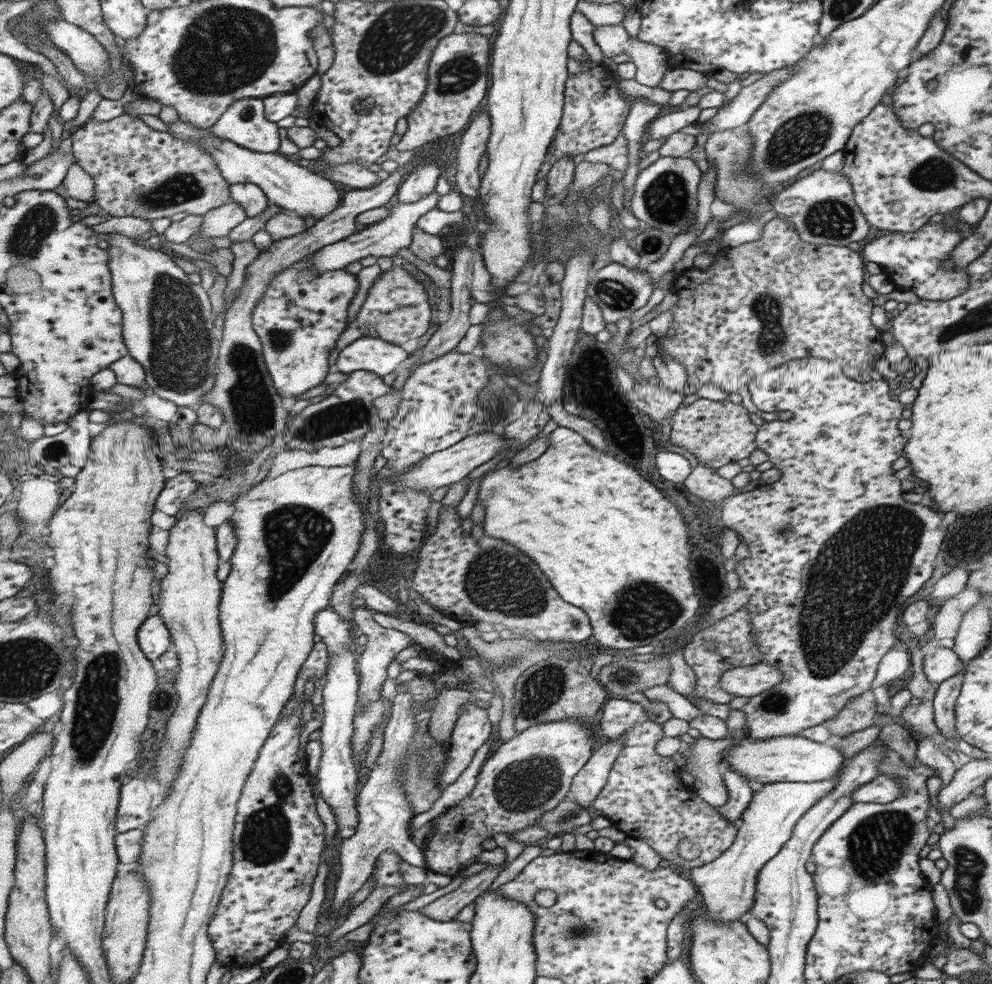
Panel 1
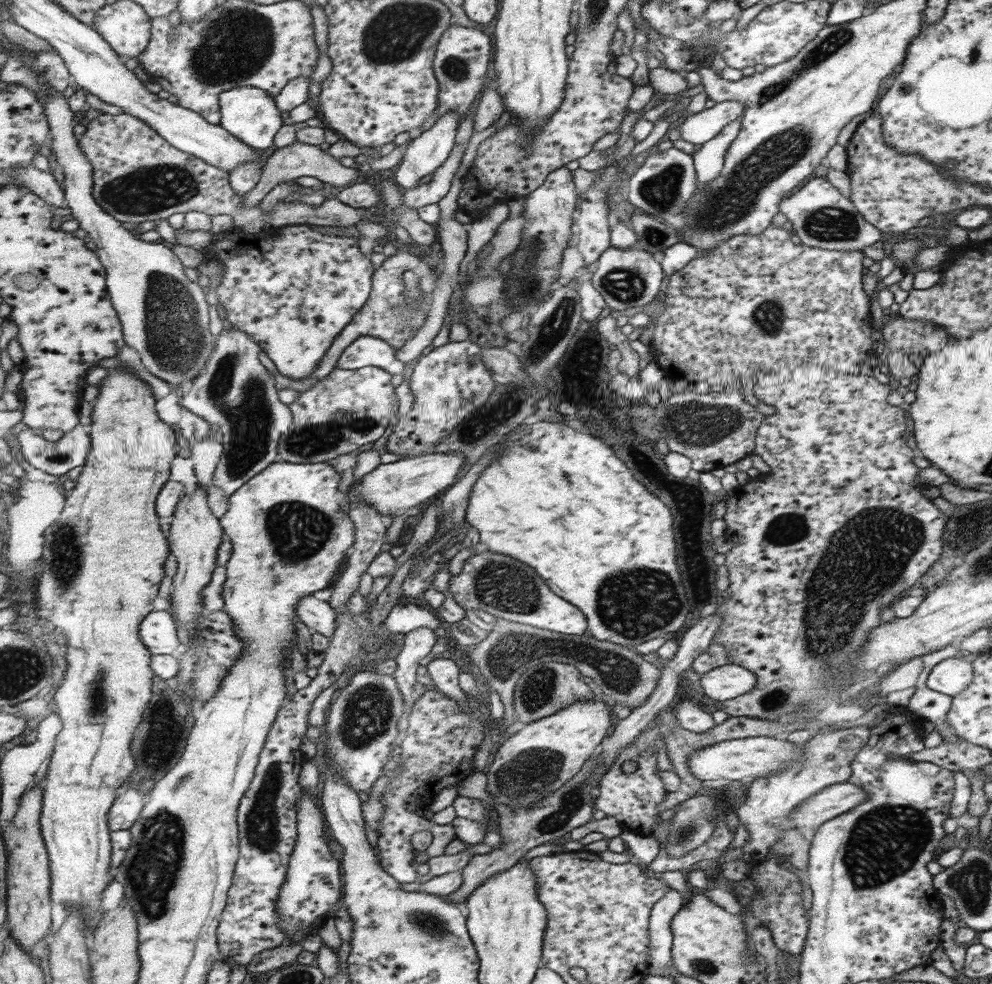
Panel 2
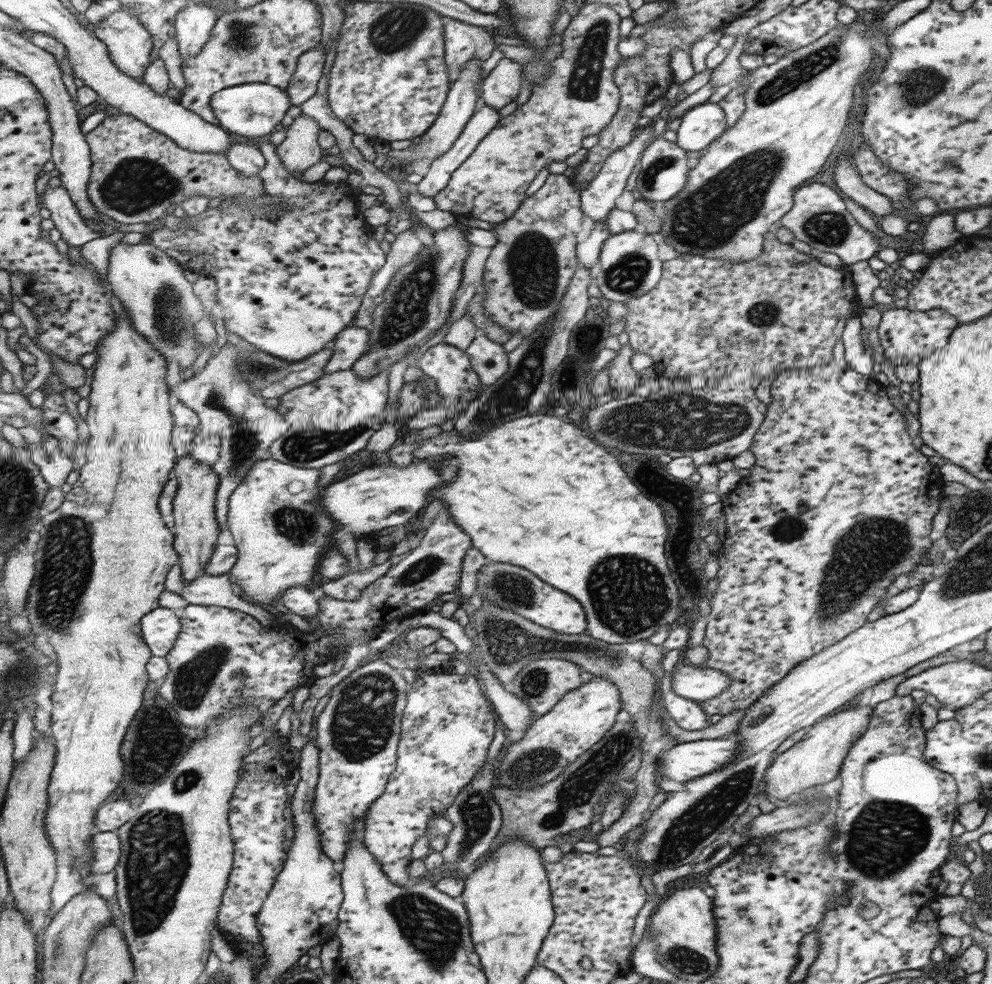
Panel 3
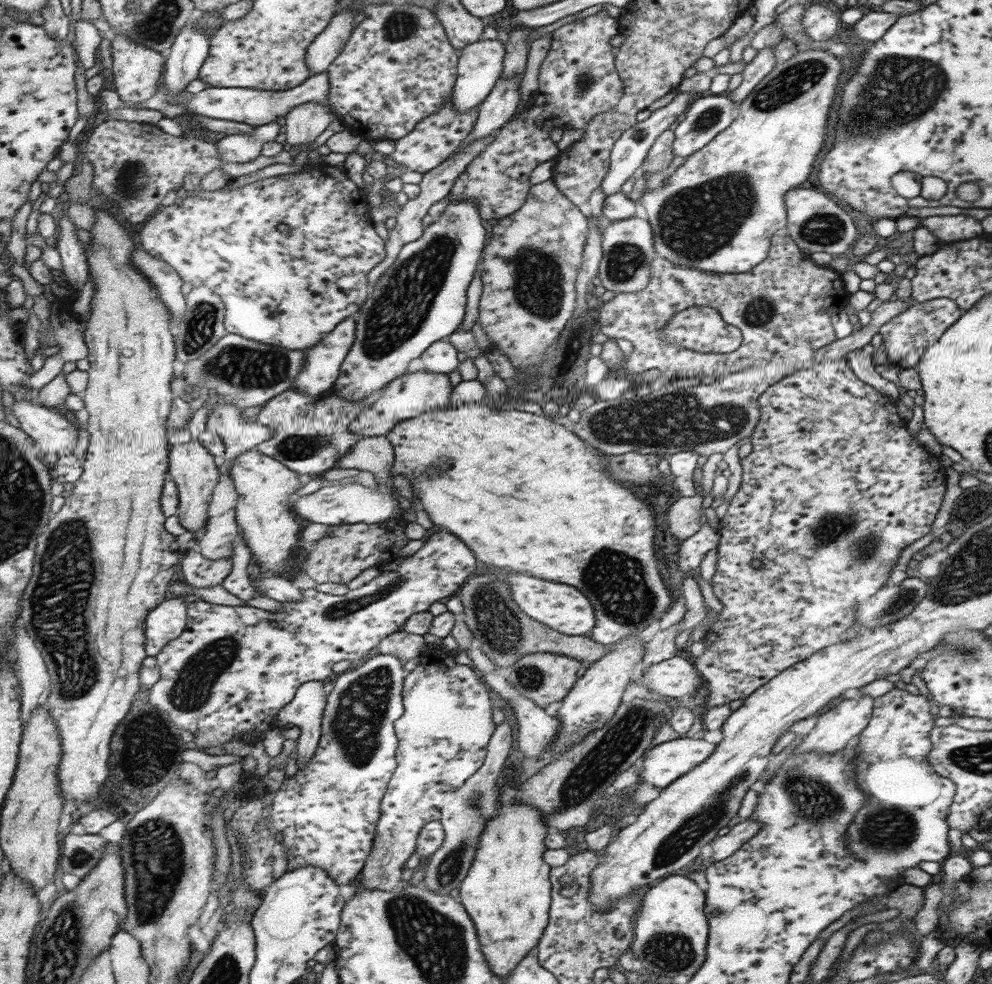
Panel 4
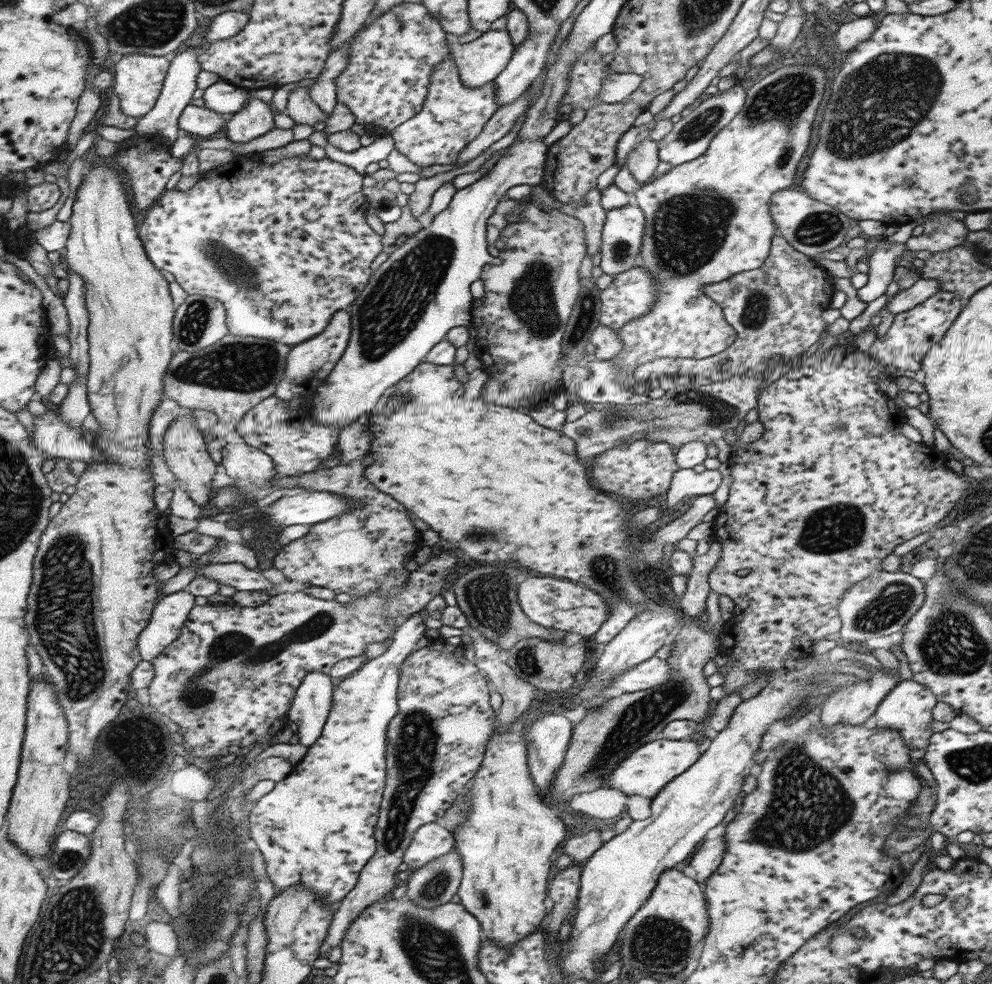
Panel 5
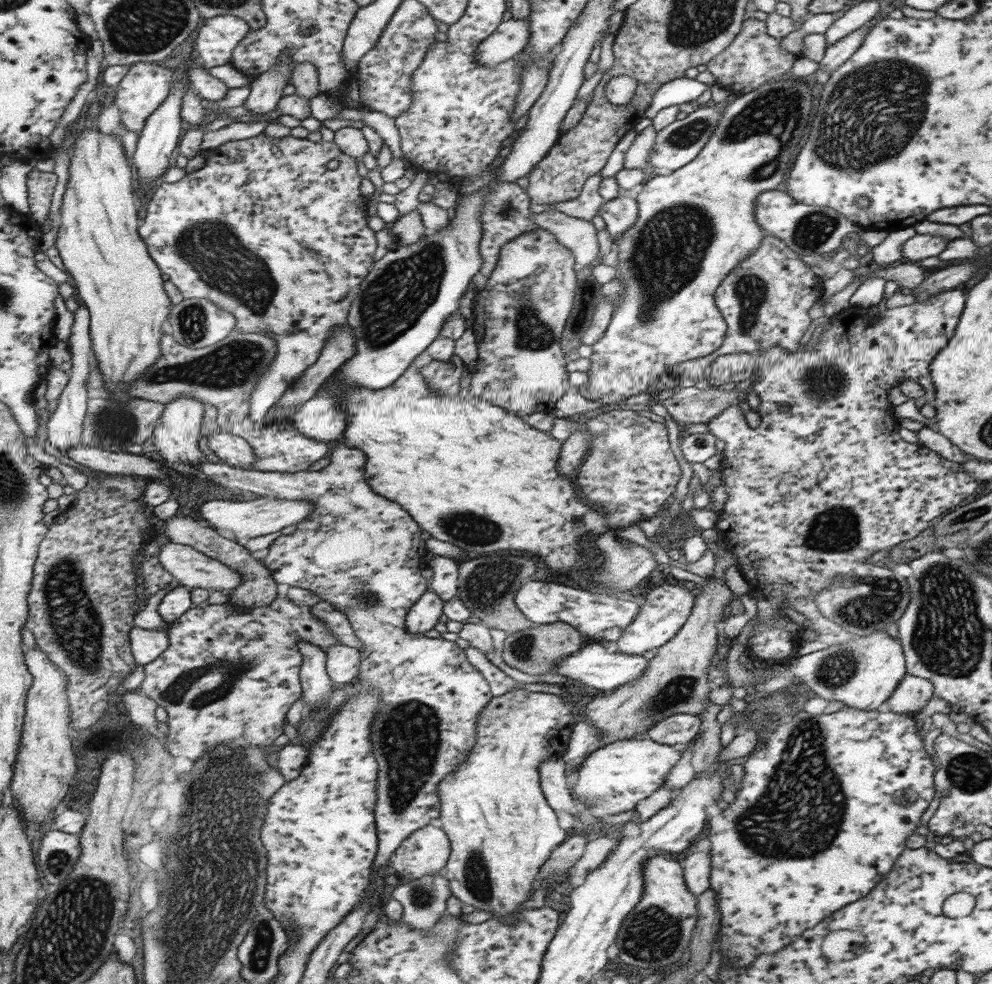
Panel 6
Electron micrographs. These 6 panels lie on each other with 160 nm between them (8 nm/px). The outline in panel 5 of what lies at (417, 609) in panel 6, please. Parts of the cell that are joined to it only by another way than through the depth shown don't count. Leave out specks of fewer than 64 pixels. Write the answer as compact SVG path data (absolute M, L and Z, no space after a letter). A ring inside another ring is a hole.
M423 609L405 619L391 636L393 642L385 654L367 660L355 674L337 681L334 708L319 740L308 748L292 773L253 807L252 844L264 857L266 876L275 885L276 895L304 884L316 892L324 904L341 904L358 885L362 870L378 852L376 830L387 780L387 728L399 712L399 687L405 662L427 632L425 616L429 616L429 610Z

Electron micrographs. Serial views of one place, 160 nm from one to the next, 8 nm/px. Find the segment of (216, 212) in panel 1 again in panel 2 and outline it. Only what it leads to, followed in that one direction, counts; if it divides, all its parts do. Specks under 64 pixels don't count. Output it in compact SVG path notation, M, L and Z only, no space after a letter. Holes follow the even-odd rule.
M297 138L294 143L276 149L268 156L266 165L262 171L262 179L253 190L250 190L245 195L246 200L244 200L244 205L246 207L259 205L267 196L267 193L271 192L279 183L293 181L296 178L301 178L301 176L313 176L323 183L342 186L343 188L368 179L358 168L343 166L339 159L328 154L327 150L323 151L319 146L304 143Z

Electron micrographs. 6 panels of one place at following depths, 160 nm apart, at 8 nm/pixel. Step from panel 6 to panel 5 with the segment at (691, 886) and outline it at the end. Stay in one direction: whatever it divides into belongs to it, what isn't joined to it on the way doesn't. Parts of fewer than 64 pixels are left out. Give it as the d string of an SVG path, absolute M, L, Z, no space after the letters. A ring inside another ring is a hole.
M724 838L705 840L697 846L697 851L690 856L689 864L695 870L695 881L706 882L707 877L718 867L723 856Z

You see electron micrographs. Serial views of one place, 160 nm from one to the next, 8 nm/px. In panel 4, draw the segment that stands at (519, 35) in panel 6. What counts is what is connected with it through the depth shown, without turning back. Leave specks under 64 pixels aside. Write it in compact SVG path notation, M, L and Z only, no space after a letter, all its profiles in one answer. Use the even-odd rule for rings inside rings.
M497 39L479 40L461 49L456 62L458 77L454 80L454 93L451 94L451 106L455 112L463 114L471 110L488 96L495 81L502 74L502 62L504 57L504 46Z

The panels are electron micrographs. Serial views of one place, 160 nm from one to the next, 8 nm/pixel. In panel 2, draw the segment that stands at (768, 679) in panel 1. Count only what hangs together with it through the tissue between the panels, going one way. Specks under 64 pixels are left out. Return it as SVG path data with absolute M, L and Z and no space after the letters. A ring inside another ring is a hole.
M724 664L699 675L699 688L707 698L724 701L755 686L755 675L735 664Z

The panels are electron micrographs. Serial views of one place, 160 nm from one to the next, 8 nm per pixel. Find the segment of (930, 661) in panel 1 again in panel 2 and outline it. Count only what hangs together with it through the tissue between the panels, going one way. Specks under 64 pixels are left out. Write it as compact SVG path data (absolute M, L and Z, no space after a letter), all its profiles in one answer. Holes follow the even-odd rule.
M955 655L932 666L926 679L926 687L953 697L969 686L971 681L972 664L963 661L960 655Z

